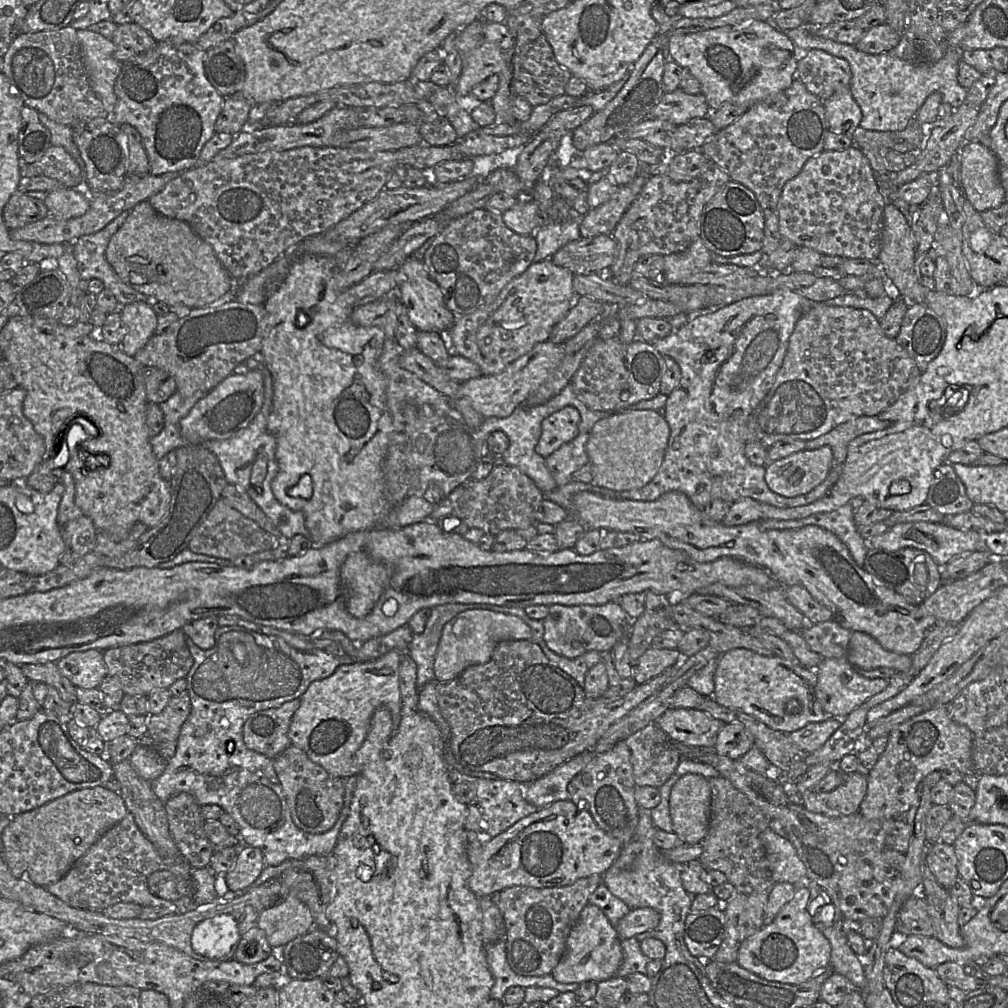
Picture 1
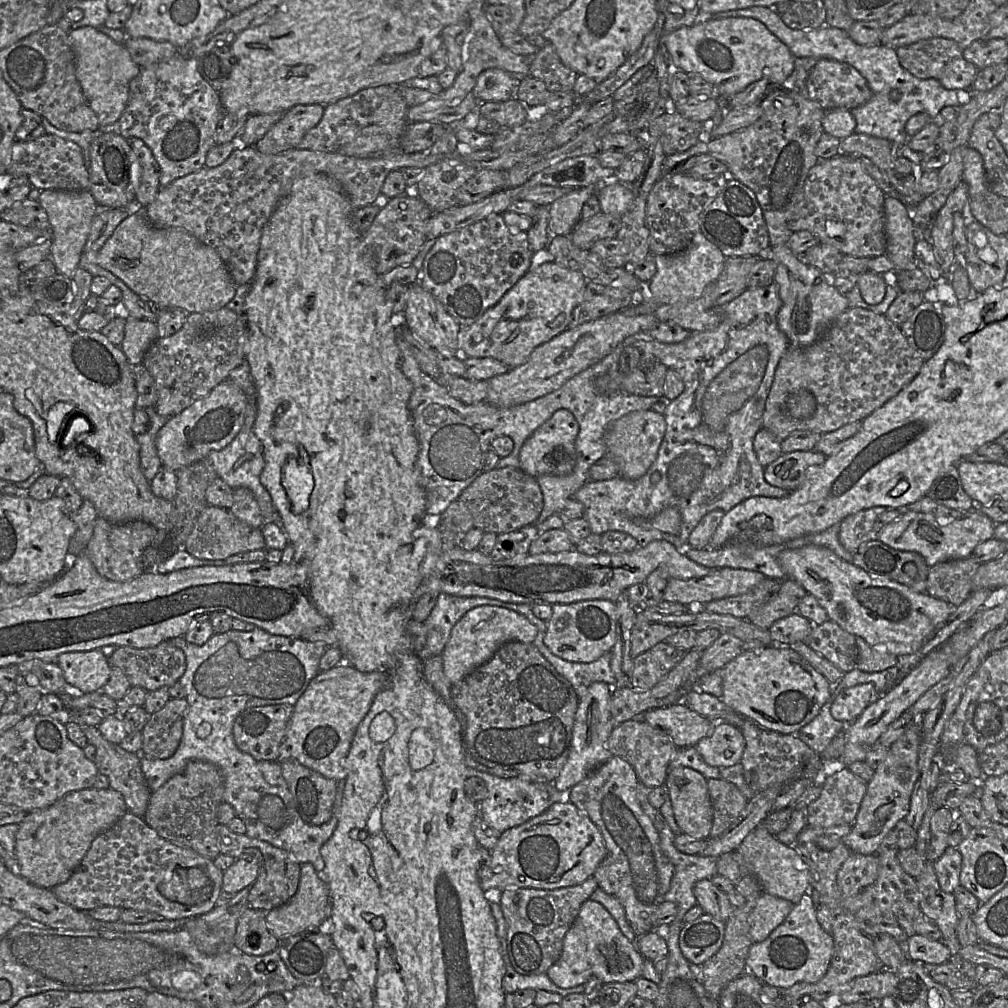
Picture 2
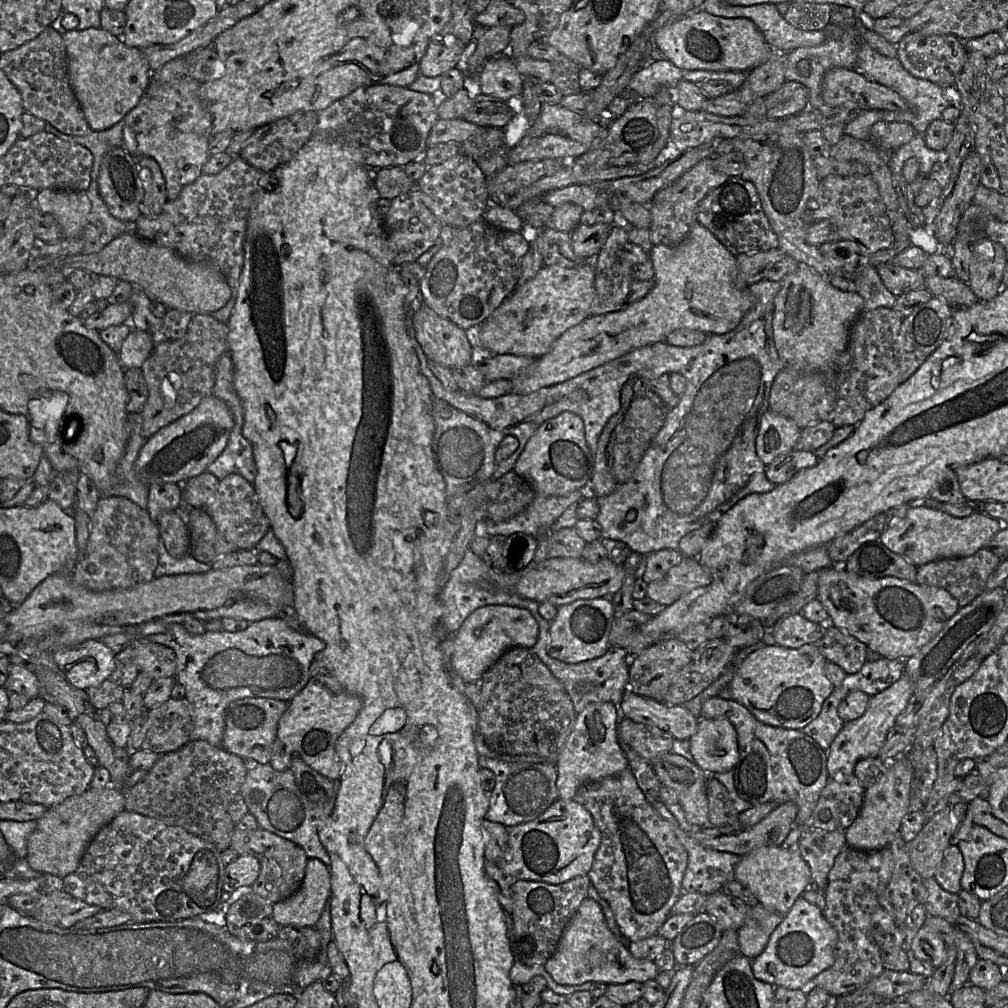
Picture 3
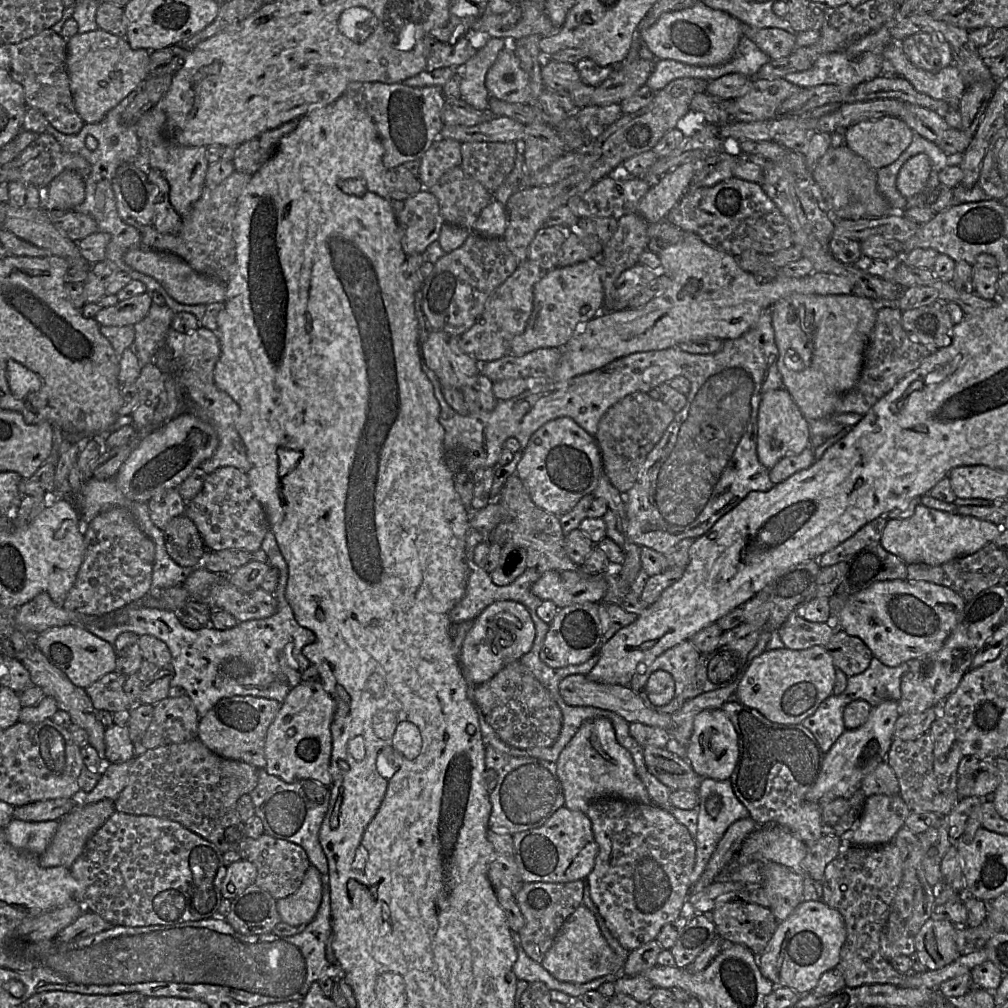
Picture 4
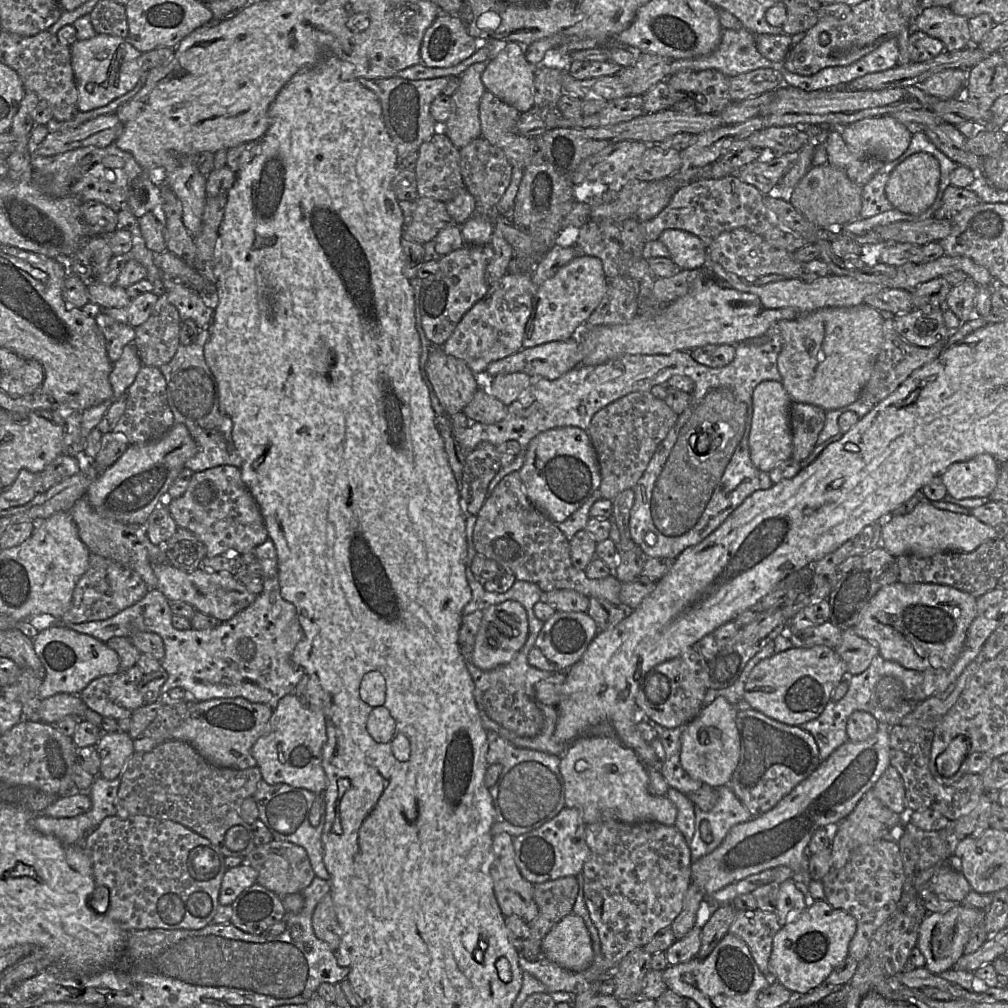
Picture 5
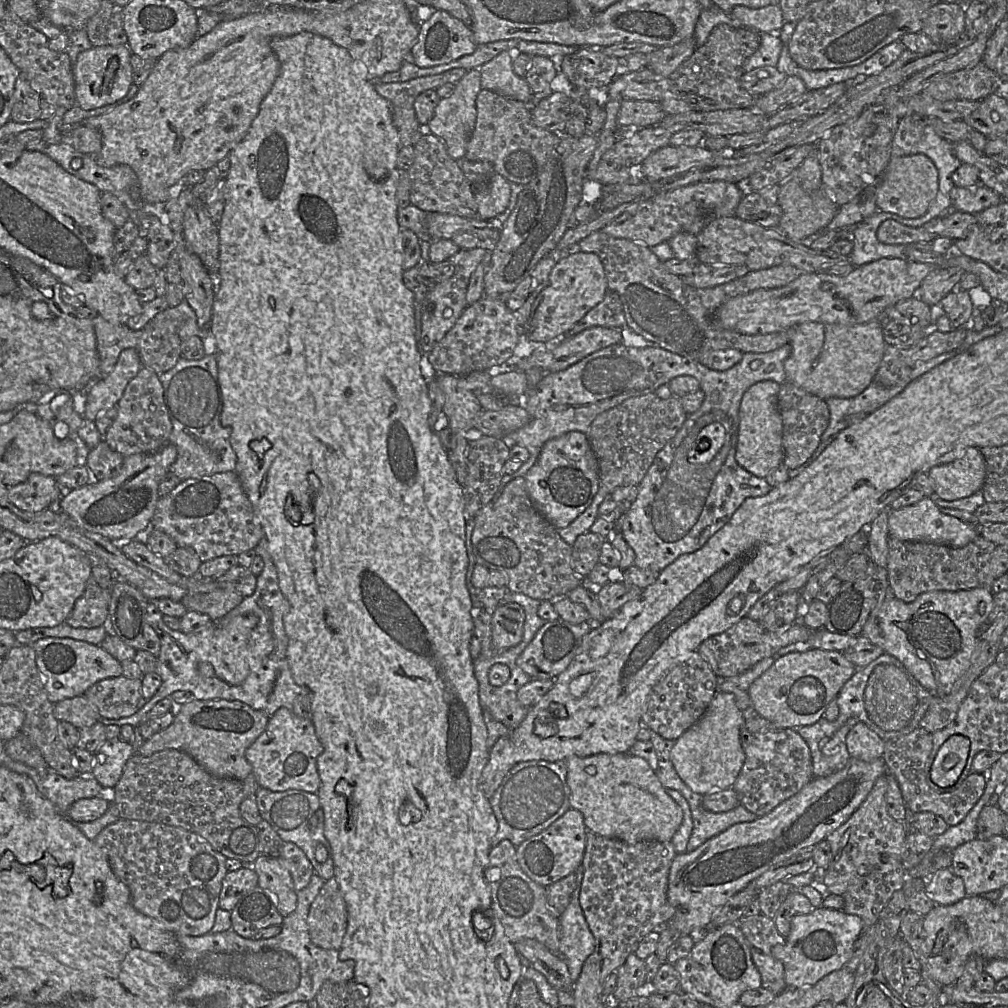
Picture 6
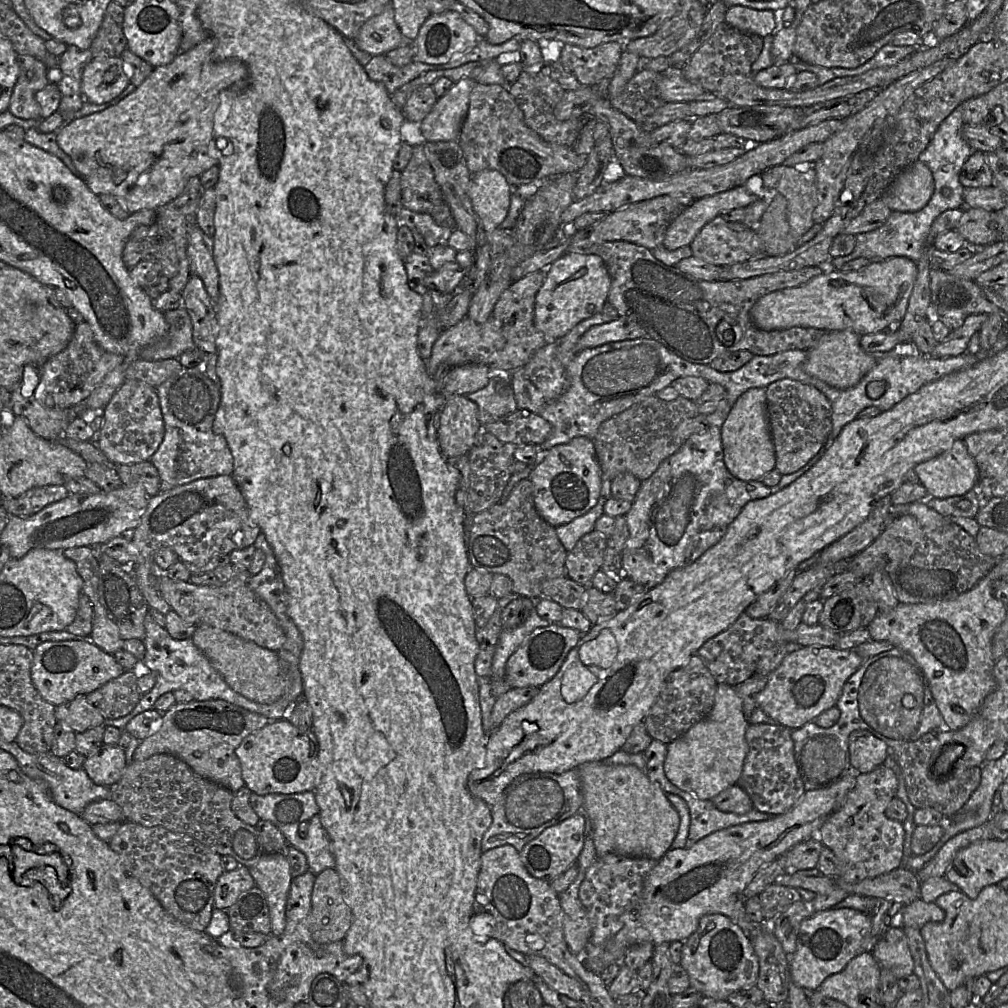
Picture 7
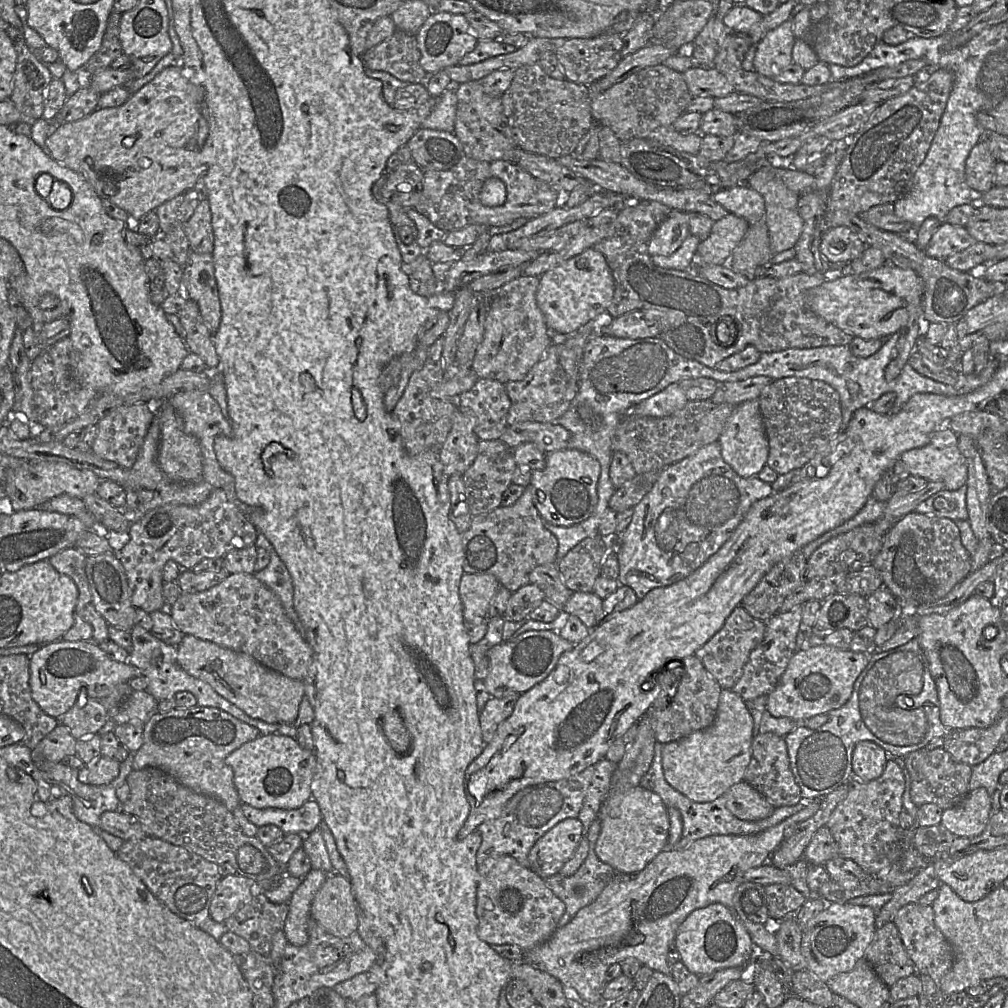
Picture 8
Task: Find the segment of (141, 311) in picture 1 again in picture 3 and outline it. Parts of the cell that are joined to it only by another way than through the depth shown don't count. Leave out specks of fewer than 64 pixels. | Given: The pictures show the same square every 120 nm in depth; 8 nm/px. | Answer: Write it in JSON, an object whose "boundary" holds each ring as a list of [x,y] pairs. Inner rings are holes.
{"boundary":[[[133,328],[118,352],[120,364],[124,369],[140,369],[155,344],[154,338],[148,332]]]}

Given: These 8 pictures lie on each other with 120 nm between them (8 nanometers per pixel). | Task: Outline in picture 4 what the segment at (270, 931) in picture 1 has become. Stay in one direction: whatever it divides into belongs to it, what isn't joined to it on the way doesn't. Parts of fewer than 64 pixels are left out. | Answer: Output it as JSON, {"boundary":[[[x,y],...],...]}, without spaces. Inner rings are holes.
{"boundary":[[[310,865],[300,888],[293,894],[276,901],[281,921],[304,927],[316,916],[322,900],[322,874]]]}

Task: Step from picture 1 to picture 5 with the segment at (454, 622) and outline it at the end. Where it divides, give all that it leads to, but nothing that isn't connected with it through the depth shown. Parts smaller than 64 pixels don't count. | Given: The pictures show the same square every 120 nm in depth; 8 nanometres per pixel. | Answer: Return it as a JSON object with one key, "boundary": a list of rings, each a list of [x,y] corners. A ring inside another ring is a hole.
{"boundary":[[[508,600],[482,612],[484,614],[475,636],[472,662],[481,670],[487,671],[509,663],[518,654],[527,641],[529,625],[527,612],[518,601]]]}

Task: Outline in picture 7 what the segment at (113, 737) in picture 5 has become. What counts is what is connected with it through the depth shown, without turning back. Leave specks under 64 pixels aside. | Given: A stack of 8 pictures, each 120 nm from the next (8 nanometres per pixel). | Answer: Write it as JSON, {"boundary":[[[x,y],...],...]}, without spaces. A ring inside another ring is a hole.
{"boundary":[[[104,744],[96,754],[85,759],[83,769],[94,783],[113,787],[127,766],[124,749],[118,744]]]}

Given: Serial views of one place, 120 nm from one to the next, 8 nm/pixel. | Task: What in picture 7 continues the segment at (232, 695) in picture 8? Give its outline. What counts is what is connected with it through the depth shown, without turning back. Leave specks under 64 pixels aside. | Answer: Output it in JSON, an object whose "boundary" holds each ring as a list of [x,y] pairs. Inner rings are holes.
{"boundary":[[[208,624],[197,626],[191,639],[237,693],[262,704],[273,703],[285,693],[286,677],[276,652]]]}

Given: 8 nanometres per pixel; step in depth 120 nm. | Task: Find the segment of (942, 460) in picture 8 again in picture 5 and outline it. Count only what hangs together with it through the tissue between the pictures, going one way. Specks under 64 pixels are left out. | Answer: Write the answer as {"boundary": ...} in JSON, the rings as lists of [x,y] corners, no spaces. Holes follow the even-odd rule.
{"boundary":[[[989,454],[955,462],[940,475],[947,493],[957,500],[988,498],[997,485],[1000,463]]]}

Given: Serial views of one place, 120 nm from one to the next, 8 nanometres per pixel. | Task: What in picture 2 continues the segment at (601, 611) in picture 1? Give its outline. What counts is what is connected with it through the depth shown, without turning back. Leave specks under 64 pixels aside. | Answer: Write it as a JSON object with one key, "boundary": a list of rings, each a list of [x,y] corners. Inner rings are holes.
{"boundary":[[[584,600],[568,604],[554,604],[553,614],[546,622],[545,646],[556,656],[572,662],[589,663],[611,651],[616,643],[616,606],[610,600]]]}

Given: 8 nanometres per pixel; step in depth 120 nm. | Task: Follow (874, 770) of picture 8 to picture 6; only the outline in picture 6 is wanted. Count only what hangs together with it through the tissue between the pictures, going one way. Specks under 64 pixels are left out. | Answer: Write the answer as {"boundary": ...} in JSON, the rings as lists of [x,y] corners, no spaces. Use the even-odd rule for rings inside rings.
{"boundary":[[[858,722],[846,736],[850,758],[871,762],[883,757],[885,742],[866,724]]]}

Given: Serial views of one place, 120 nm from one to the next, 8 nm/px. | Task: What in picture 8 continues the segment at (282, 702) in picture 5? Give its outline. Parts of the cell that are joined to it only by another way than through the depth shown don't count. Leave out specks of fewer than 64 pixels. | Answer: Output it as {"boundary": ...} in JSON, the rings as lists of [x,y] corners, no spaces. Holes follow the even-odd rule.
{"boundary":[[[272,733],[244,743],[225,758],[225,763],[233,769],[242,803],[259,809],[295,809],[311,799],[315,759],[315,752],[301,748],[295,738]]]}

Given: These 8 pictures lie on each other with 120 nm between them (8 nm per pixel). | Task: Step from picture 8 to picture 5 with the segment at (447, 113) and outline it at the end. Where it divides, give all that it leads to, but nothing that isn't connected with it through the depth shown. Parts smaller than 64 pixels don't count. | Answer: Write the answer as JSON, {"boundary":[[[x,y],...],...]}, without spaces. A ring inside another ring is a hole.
{"boundary":[[[486,60],[469,66],[460,75],[459,86],[451,96],[454,112],[442,124],[440,130],[445,132],[458,149],[481,137],[479,105],[486,92],[482,82],[482,73],[490,61]]]}

